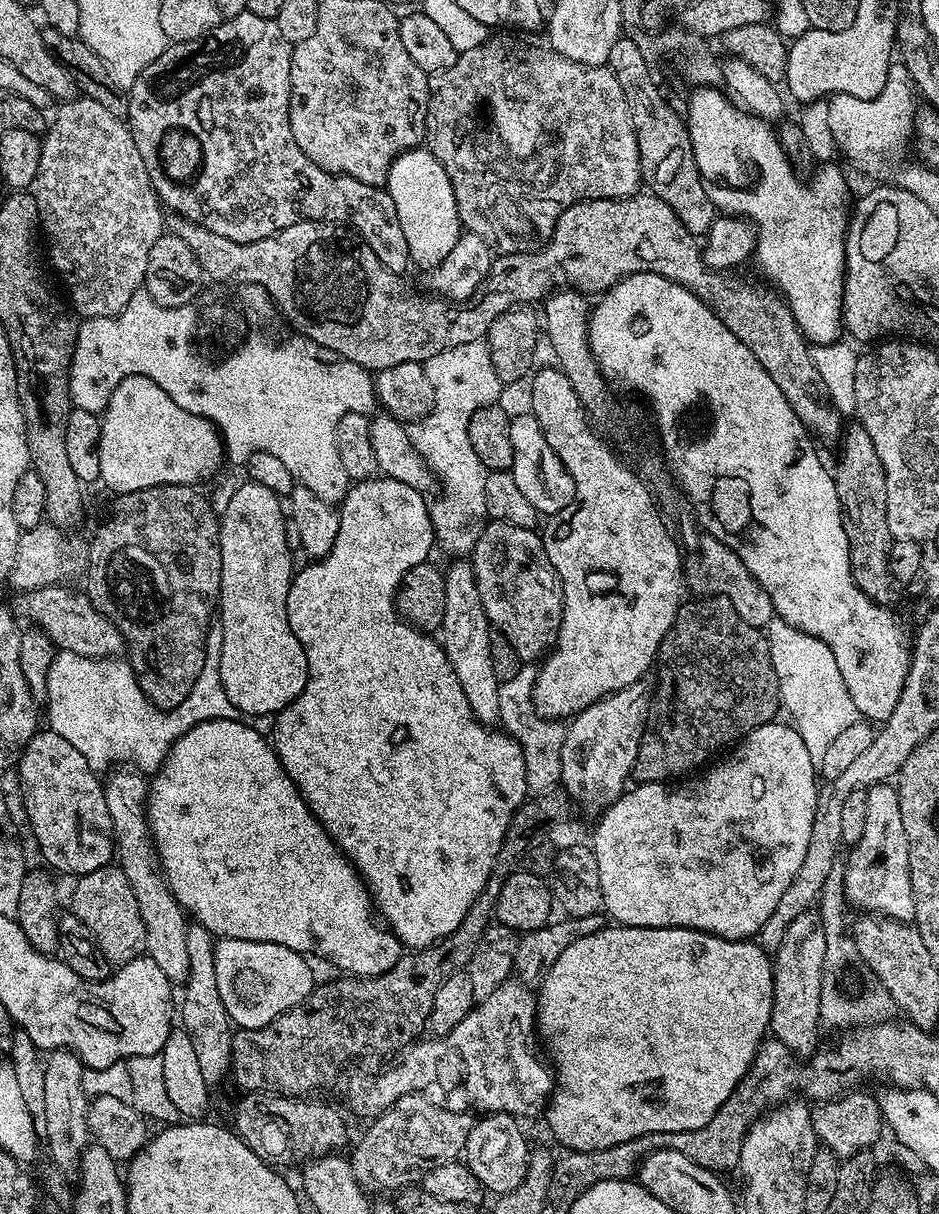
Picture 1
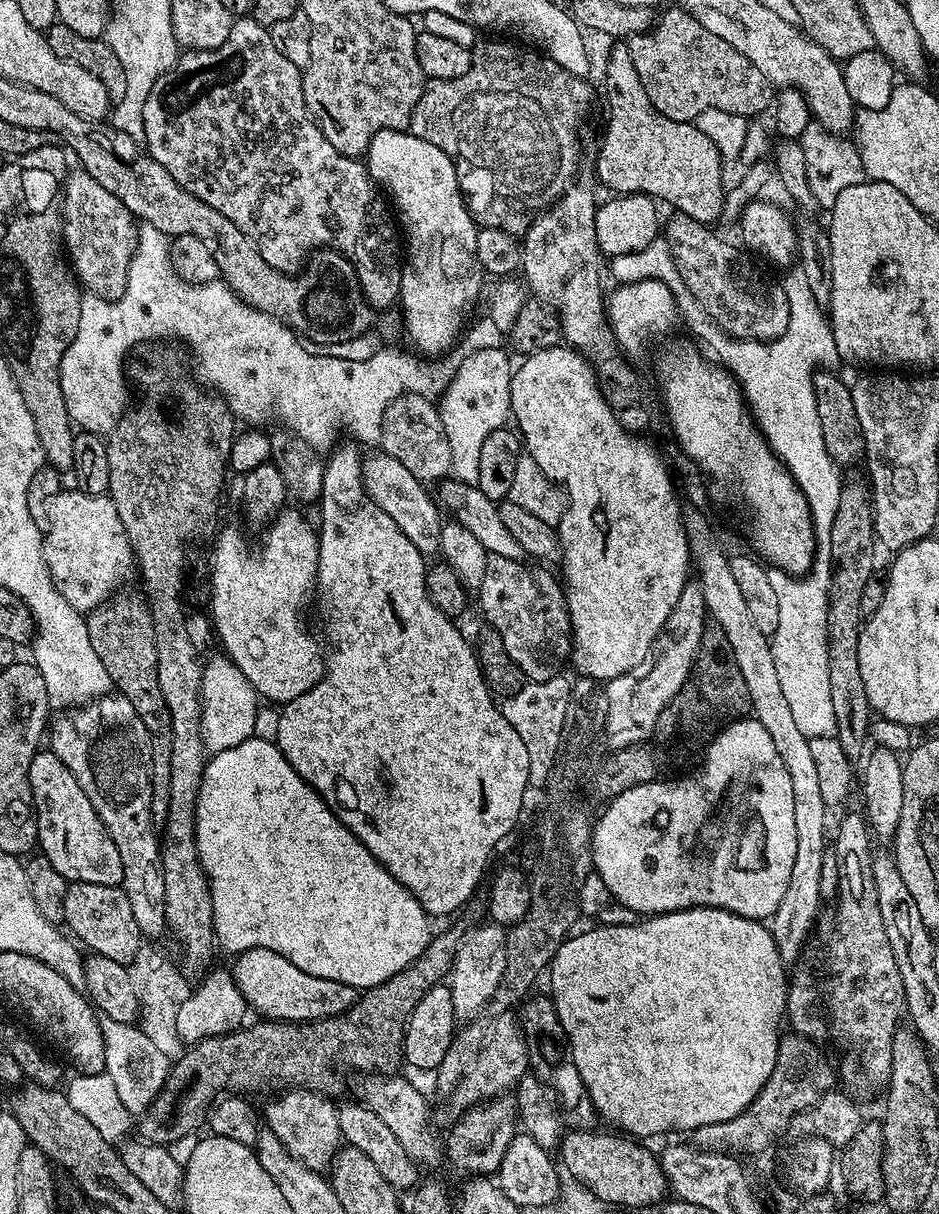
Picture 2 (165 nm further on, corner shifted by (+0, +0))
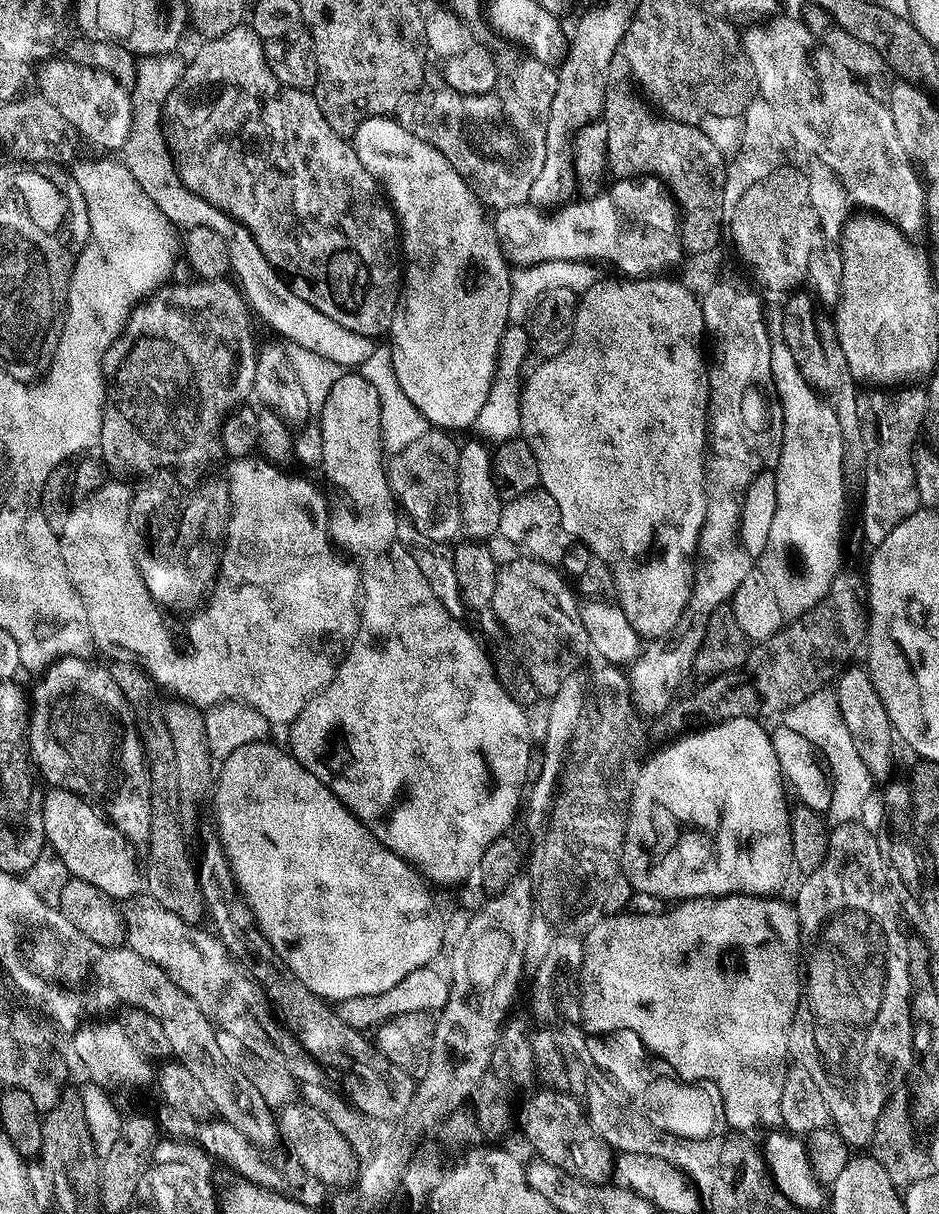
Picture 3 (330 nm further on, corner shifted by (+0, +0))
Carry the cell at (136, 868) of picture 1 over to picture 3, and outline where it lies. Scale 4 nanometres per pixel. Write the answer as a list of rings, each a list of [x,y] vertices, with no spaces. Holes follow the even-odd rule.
[[[67,656],[48,665],[37,679],[41,680],[30,692],[26,737],[28,755],[45,785],[65,788],[75,796],[83,796],[89,804],[103,812],[131,844],[144,846],[150,838],[150,782],[138,721],[118,682],[114,682],[111,671],[92,662],[88,658]]]

